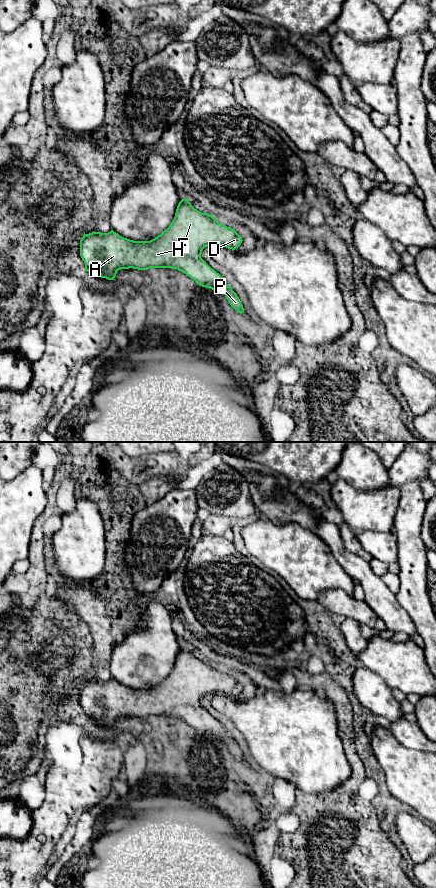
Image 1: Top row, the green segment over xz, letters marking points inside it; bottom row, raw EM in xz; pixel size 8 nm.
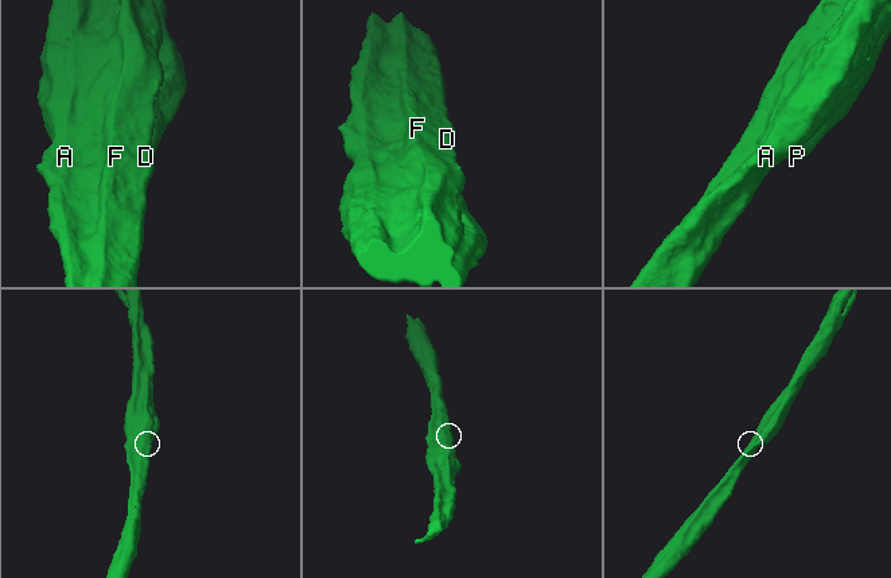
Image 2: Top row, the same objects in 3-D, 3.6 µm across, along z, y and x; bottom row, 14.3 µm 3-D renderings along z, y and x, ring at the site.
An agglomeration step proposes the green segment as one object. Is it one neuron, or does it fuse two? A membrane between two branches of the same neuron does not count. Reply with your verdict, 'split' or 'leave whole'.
leave whole

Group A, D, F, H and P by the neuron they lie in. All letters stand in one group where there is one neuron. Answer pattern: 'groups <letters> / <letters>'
groups A D F H P

